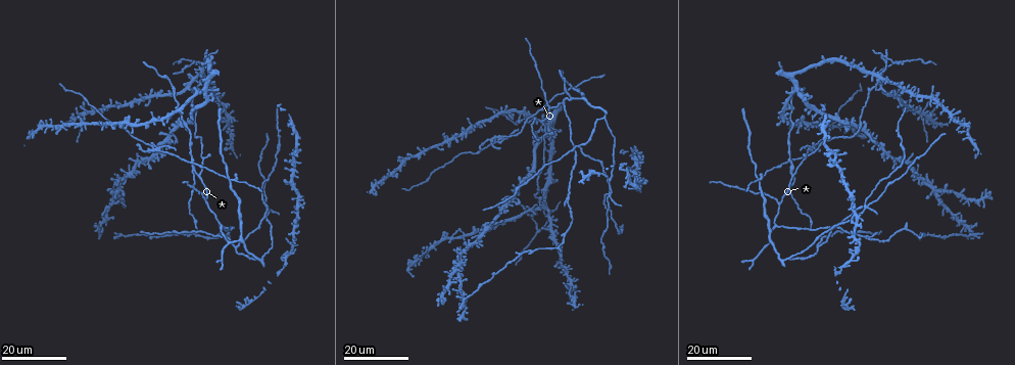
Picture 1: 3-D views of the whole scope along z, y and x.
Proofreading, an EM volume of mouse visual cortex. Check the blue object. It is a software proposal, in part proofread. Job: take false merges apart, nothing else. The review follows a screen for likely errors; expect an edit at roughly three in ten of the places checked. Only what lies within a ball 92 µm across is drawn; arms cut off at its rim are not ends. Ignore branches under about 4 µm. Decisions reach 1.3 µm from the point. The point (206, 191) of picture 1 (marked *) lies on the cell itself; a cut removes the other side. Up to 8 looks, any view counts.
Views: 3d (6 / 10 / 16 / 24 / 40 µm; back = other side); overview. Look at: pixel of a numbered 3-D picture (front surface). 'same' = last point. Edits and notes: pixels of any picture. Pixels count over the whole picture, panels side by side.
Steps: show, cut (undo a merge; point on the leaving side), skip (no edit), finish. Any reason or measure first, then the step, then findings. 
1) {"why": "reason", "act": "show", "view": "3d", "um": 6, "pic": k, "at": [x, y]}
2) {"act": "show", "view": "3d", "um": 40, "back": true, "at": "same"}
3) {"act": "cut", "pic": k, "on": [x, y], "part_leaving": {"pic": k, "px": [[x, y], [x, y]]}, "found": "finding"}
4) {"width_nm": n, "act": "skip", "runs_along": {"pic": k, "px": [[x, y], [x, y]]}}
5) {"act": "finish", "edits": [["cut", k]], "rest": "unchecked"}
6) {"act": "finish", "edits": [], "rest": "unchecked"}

{"why": "four-way junction", "act": "show", "view": "3d", "um": 24, "pic": 1, "at": [229, 178]}

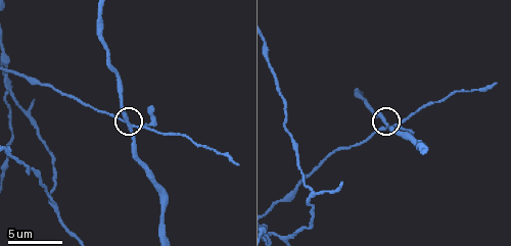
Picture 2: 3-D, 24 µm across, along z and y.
{"why": "closer look", "act": "show", "view": "3d", "um": 6, "pic": 2, "at": [386, 121]}

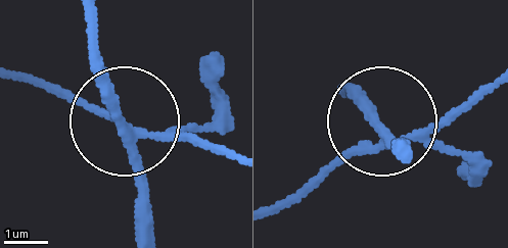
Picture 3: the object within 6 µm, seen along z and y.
{"side_arm_um": 25, "act": "cut", "pic": 3, "on": [75, 102], "part_leaving": {"pic": 3, "px": [[129, 127], [22, 76]]}, "found": "a second cell is stuck on"}

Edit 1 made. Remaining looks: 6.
{"why": "redraw", "act": "show", "view": "overview"}

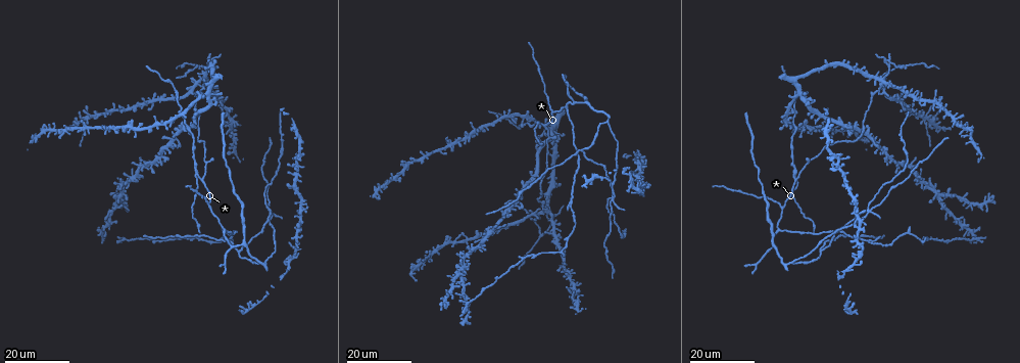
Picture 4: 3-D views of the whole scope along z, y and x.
{"why": "arms part here", "act": "show", "view": "3d", "um": 24, "pic": 4, "at": [240, 250]}

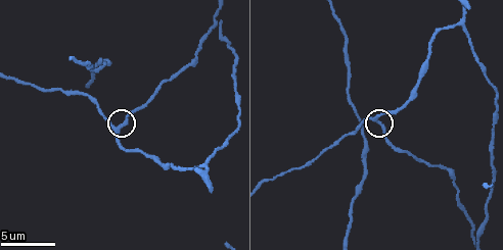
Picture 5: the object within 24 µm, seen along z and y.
{"why": "closer look", "act": "show", "view": "3d", "um": 6, "pic": 5, "at": [116, 129]}

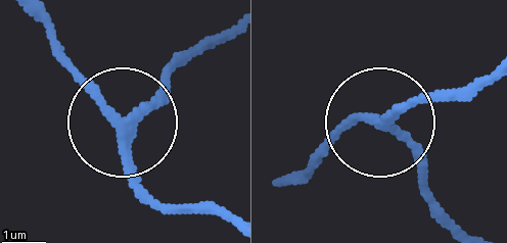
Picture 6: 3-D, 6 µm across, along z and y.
{"why": "from behind", "act": "show", "view": "3d", "um": 6, "back": true, "pic": 6, "at": [122, 121]}

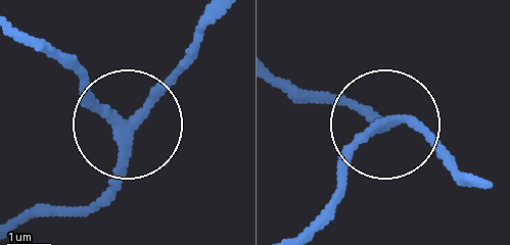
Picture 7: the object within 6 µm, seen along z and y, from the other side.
{"side_arm_um": 42, "act": "skip", "runs_along": {"pic": 7, "px": [[17, 229], [94, 196], [128, 118], [190, 56]]}, "found": "all the same cell"}

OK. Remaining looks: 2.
{"why": "looks like a crossing", "act": "show", "view": "3d", "um": 24, "pic": 4, "at": [612, 200]}

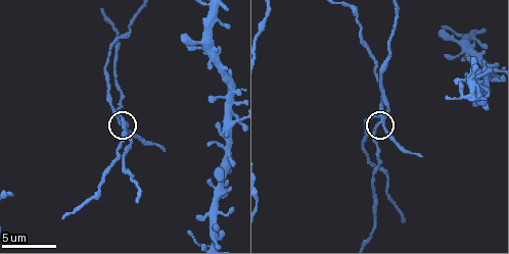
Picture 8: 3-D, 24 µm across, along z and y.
{"act": "show", "view": "3d", "um": 10, "pic": 8, "at": [380, 121]}

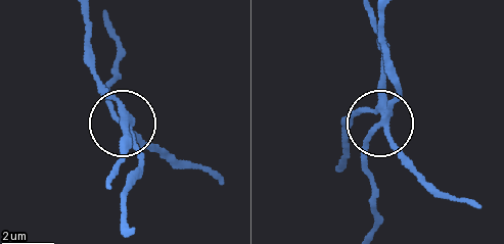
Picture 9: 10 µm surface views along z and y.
{"side_arm_um": 41, "arms": 5, "act": "skip", "found": "continuous, no second cell"}

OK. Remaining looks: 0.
{"act": "finish", "edits": [["cut", 3]], "rest": "unchecked"}

